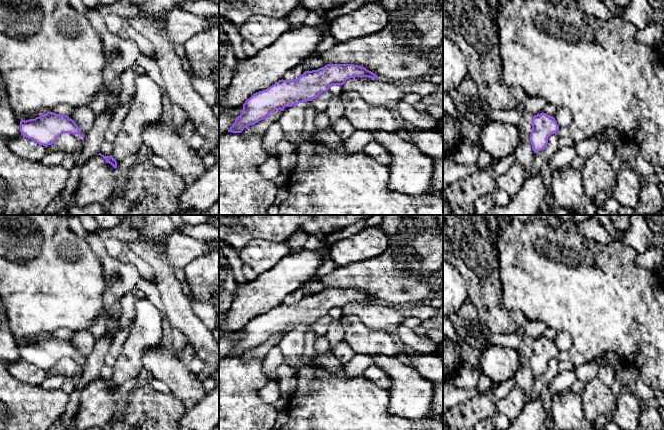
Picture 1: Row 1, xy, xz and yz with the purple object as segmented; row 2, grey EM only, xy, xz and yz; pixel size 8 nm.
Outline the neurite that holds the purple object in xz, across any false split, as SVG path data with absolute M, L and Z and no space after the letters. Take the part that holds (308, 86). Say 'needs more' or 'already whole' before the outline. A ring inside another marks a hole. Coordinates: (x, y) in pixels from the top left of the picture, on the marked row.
already whole; M327 64L322 68L305 71L297 79L279 80L269 88L254 93L243 104L243 111L228 132L241 133L247 126L269 117L275 110L283 111L288 105L312 101L332 85L343 85L355 77L379 78L375 73L354 64Z

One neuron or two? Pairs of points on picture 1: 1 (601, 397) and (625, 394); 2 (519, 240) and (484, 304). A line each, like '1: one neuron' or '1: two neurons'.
1: two neurons
2: two neurons

